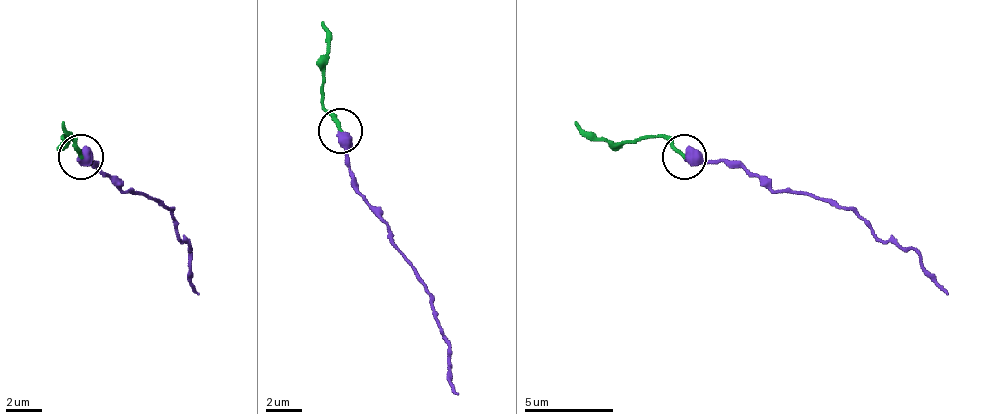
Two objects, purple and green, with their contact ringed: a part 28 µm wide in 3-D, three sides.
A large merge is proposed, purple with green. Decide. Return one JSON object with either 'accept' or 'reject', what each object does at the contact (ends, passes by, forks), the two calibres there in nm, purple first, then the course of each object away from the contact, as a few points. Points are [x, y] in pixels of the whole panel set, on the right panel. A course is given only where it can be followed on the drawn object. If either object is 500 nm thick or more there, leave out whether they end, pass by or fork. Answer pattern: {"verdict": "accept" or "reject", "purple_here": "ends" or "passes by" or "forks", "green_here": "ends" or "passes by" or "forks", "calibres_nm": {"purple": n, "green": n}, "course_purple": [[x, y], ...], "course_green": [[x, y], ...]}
{"verdict": "accept", "calibres_nm": {"purple": 600, "green": 200}, "course_purple": [[683, 157], [741, 166], [777, 193], [830, 197], [884, 242], [910, 246], [946, 295]], "course_green": [[683, 157], [661, 135], [607, 144], [576, 122]]}

